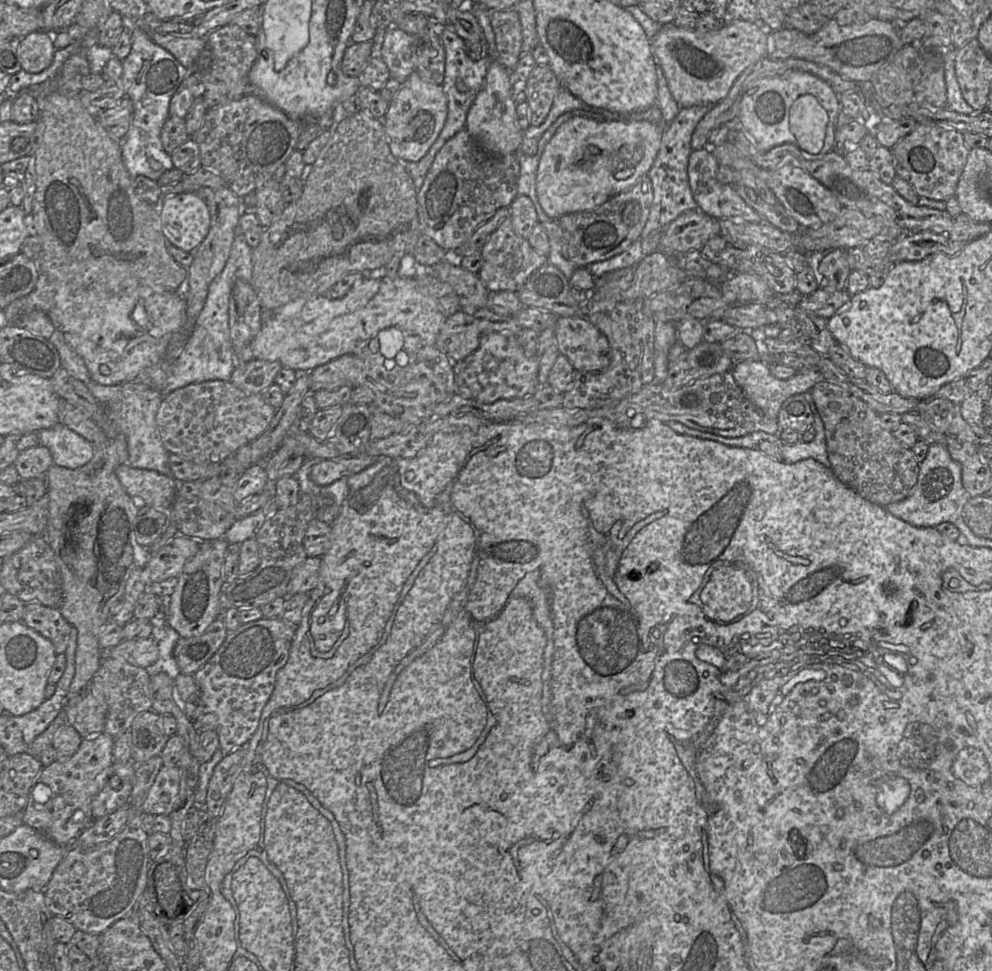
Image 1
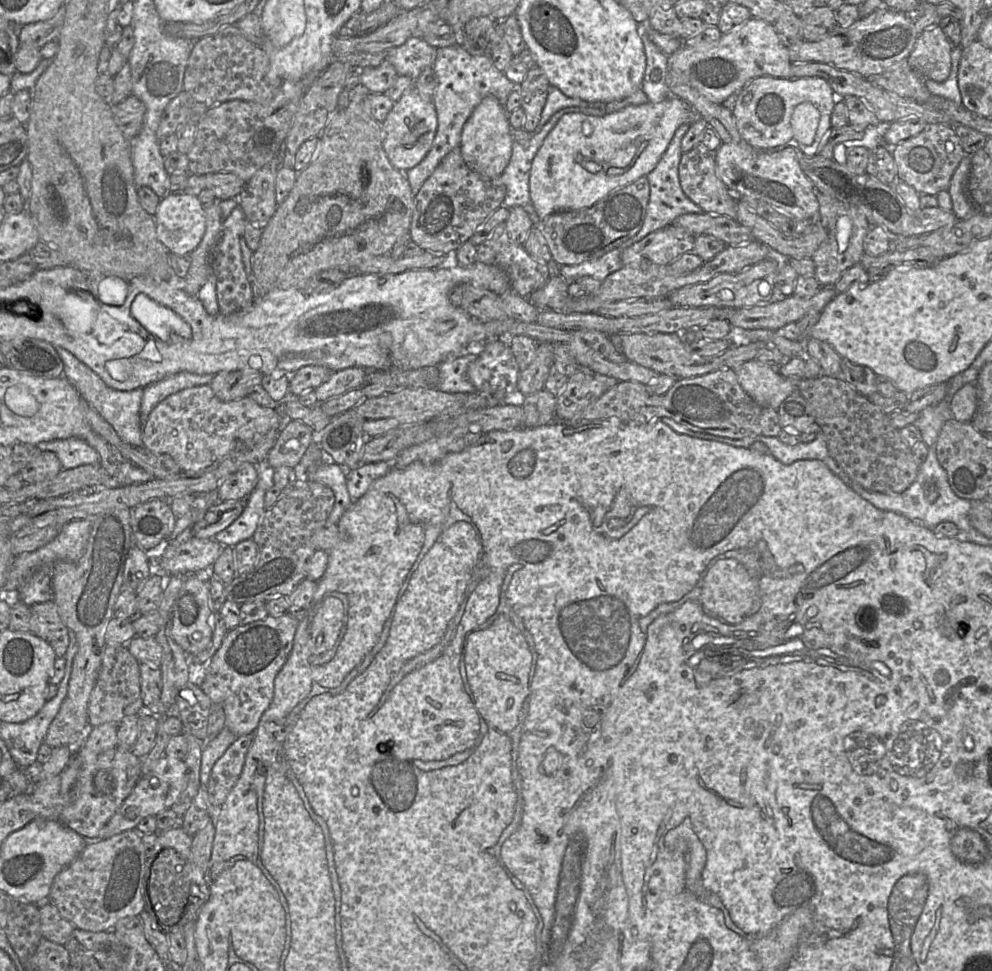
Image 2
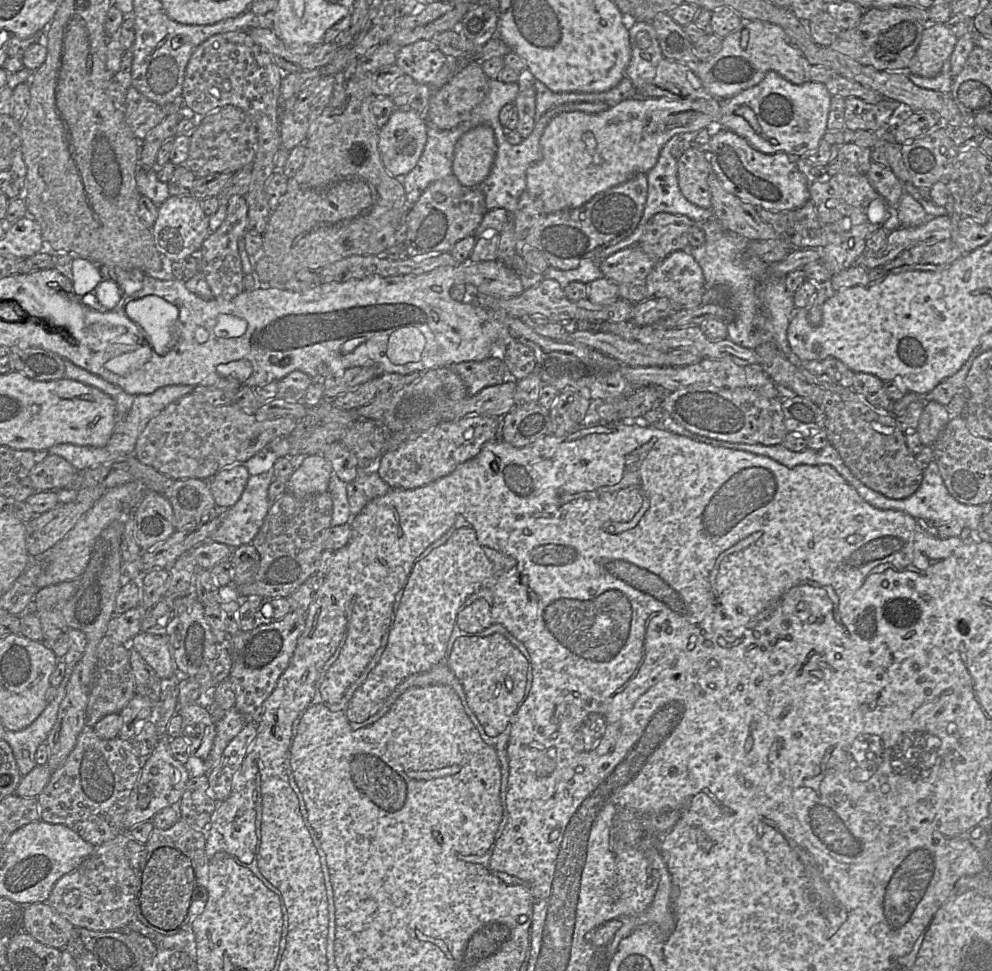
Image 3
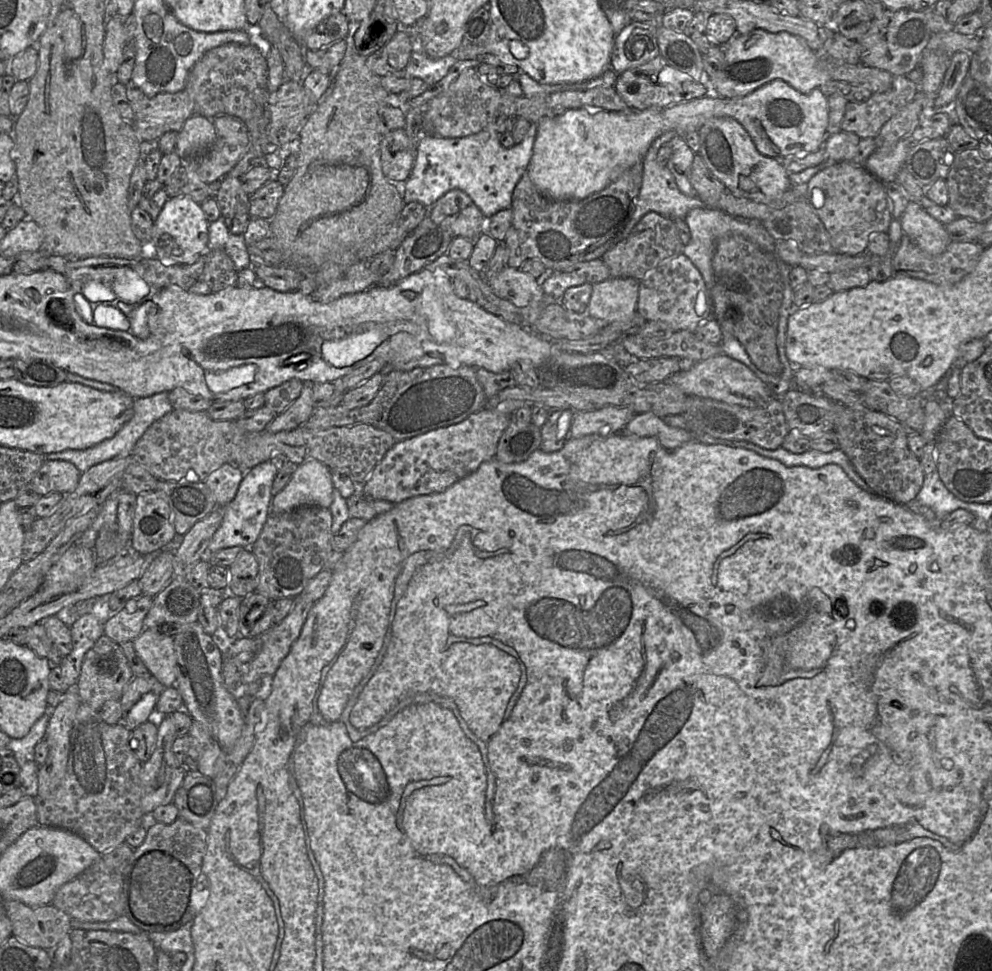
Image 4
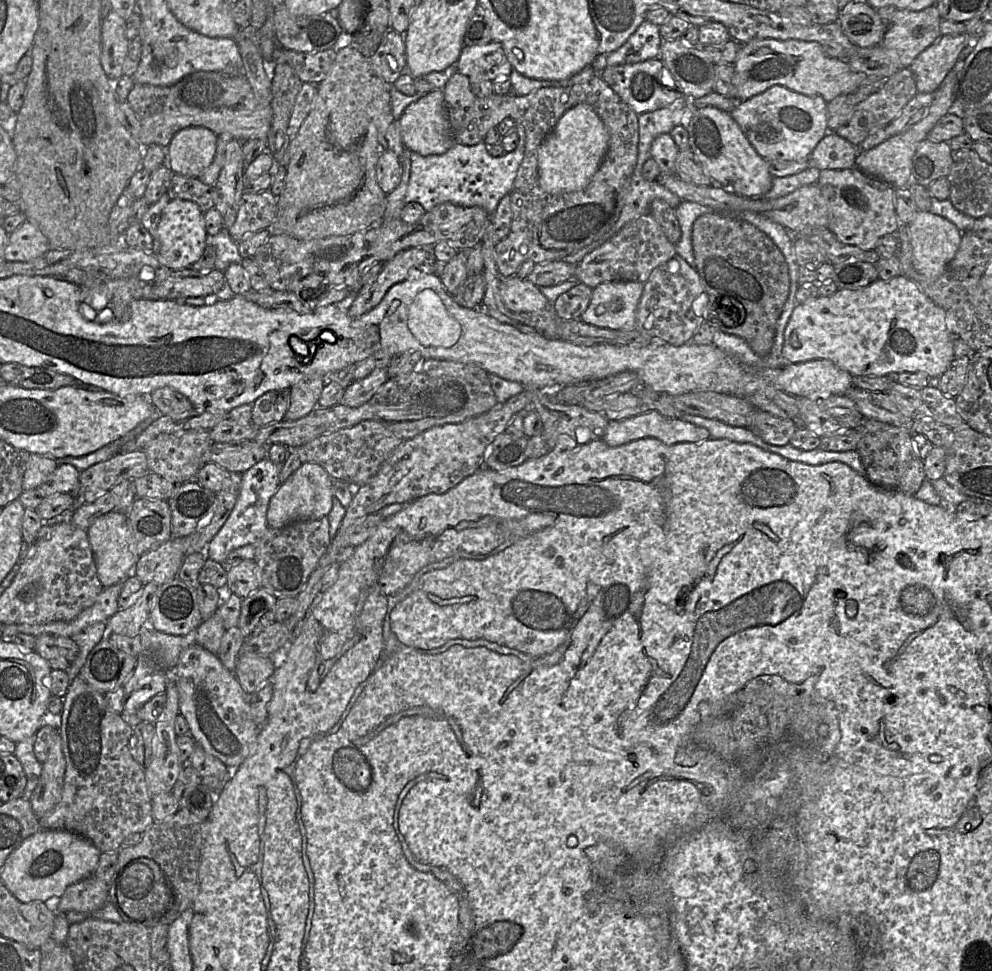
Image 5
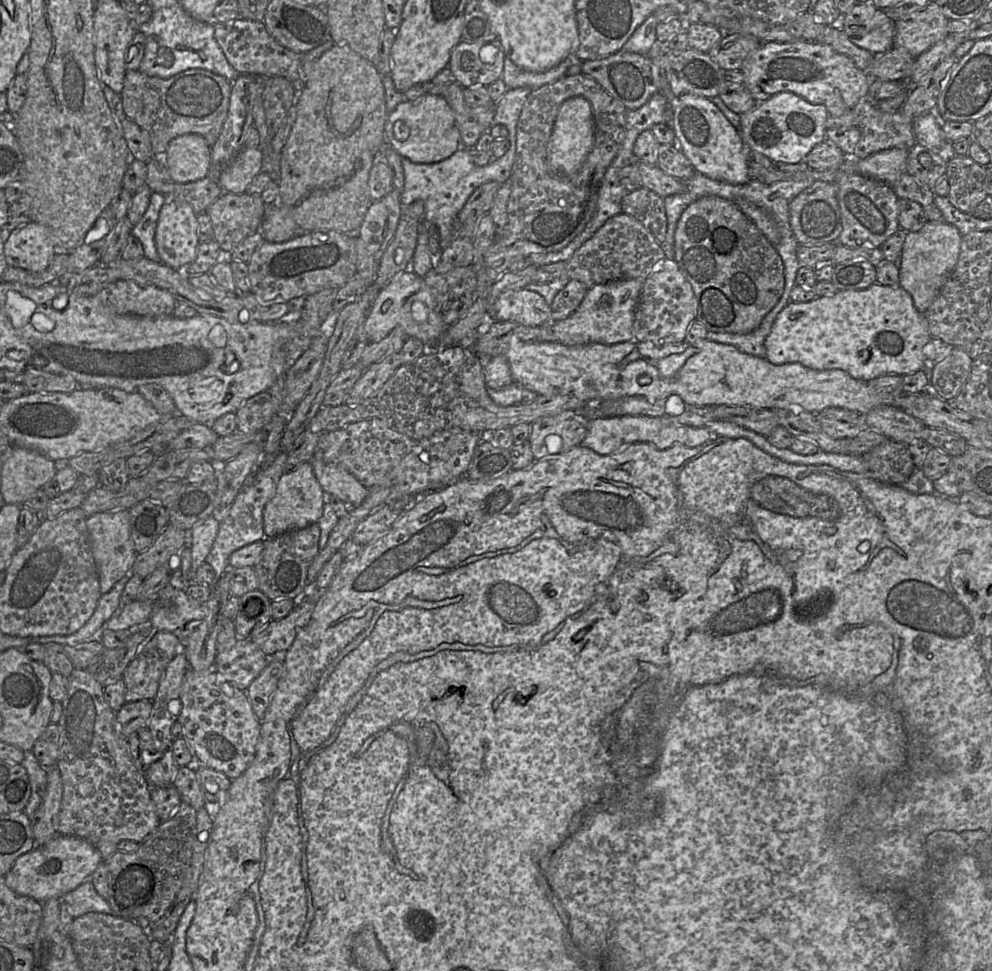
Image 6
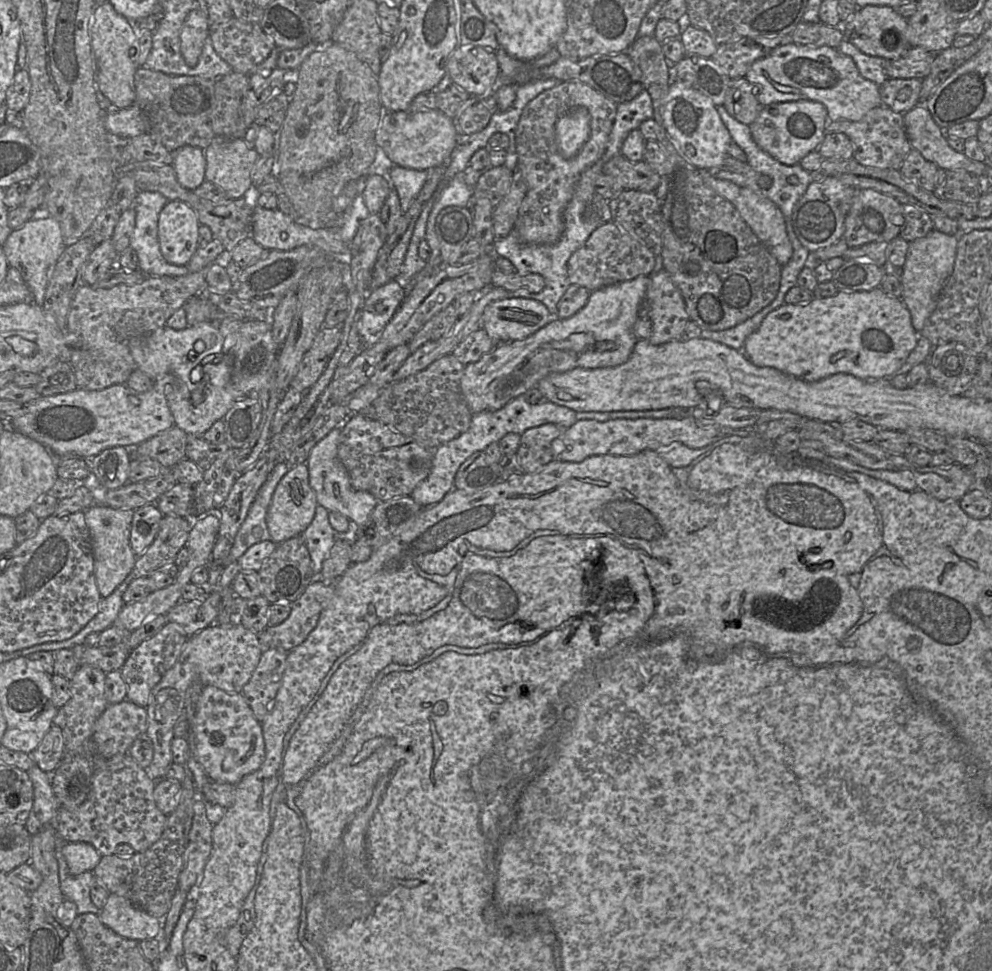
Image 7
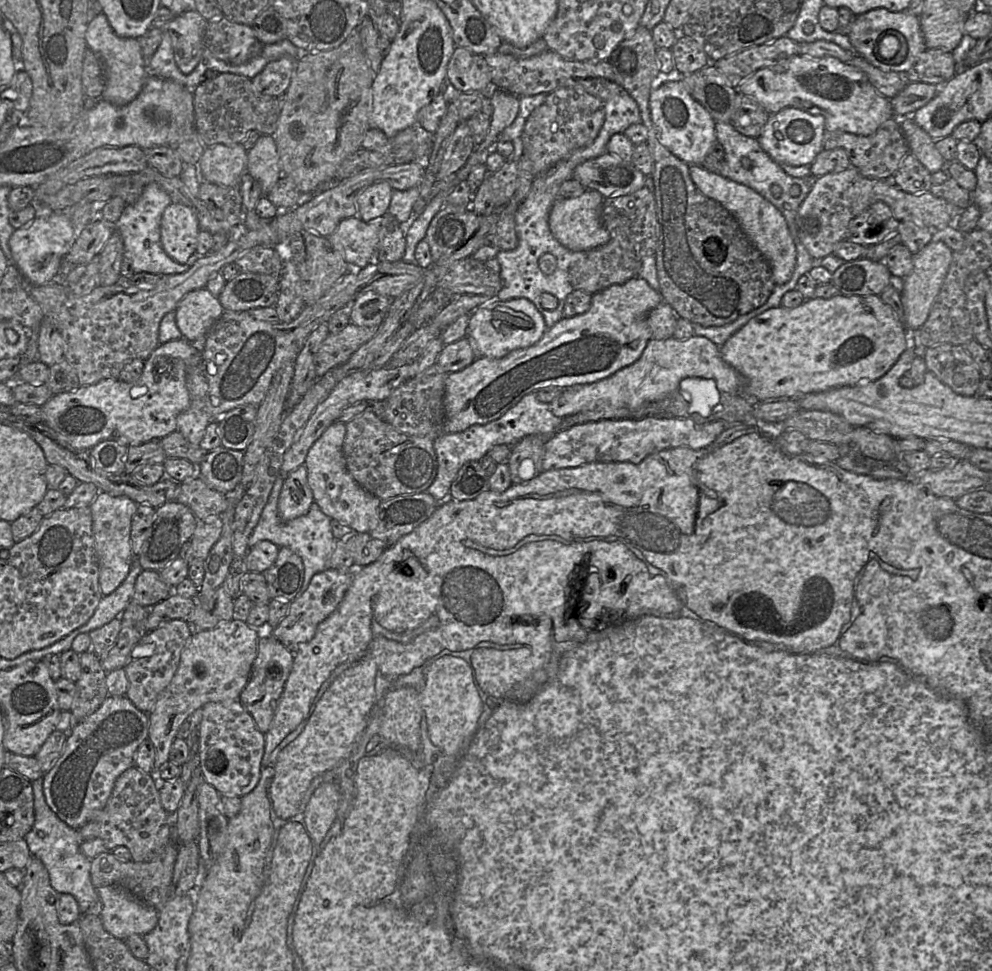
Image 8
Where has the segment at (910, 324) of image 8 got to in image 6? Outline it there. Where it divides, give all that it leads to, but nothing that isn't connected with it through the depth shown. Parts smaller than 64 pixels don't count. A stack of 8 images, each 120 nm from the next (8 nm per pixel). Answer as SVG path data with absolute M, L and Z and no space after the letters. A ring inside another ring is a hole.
M927 221L918 231L908 232L901 253L899 284L913 298L917 310L924 313L953 272L960 253L962 235L951 223Z

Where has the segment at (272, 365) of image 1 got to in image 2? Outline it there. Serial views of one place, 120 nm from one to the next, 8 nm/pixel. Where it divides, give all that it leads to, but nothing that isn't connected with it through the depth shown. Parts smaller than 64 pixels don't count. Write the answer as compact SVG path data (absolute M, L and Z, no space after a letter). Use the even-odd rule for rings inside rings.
M219 372L209 385L219 400L229 402L247 396L255 386L261 384L263 378L264 375L257 372Z

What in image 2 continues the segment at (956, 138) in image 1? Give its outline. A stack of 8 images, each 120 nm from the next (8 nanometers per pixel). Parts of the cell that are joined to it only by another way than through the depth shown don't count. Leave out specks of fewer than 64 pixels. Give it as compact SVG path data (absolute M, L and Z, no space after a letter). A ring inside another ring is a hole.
M929 123L922 132L893 147L897 179L913 187L918 193L935 196L940 191L948 190L954 172L966 155L955 131L945 124Z

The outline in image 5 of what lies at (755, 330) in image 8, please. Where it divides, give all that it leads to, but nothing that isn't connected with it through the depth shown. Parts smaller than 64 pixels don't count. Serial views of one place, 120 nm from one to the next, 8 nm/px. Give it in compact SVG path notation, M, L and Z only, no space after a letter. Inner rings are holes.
M900 274L889 280L877 279L865 287L837 290L831 296L818 296L798 304L794 308L784 331L782 356L784 358L784 364L802 363L816 359L830 360L852 376L893 376L901 372L925 372L929 377L940 377L955 359L953 350L953 341L955 338L959 337L947 328L945 310L936 305L919 288L915 281Z

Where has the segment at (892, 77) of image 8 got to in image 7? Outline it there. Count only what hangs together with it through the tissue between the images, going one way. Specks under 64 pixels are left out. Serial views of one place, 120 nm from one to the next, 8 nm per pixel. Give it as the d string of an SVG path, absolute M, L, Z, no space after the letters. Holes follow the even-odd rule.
M844 39L836 49L853 60L859 74L864 79L877 86L882 85L889 79L887 77L887 69L890 63L889 60L868 56Z

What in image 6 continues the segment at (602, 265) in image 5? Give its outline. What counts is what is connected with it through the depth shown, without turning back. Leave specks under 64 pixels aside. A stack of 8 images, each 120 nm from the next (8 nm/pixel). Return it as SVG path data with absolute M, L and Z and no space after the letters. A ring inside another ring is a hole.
M620 213L609 218L606 223L578 248L568 261L540 266L534 283L546 284L567 277L586 285L588 289L608 282L645 278L665 258L662 245L654 235L638 220Z

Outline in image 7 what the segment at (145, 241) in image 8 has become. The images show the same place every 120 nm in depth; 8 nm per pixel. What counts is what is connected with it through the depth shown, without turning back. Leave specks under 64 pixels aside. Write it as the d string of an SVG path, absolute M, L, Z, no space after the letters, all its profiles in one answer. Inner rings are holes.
M138 191L133 208L135 227L130 247L138 256L138 269L147 276L179 276L189 272L187 265L174 265L163 257L158 240L158 219L169 200L156 191Z

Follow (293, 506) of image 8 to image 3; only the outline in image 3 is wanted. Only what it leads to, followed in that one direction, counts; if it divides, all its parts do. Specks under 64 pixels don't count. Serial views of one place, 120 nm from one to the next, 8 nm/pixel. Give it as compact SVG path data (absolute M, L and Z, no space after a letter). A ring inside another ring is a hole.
M323 455L306 456L290 475L285 492L293 495L327 492L331 474L331 463Z

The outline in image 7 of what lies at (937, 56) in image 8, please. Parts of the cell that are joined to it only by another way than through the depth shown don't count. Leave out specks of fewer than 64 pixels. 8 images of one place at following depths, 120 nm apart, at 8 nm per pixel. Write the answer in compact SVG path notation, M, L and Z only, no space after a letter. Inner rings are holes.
M921 47L911 48L903 57L890 61L887 77L922 80L930 73L935 54Z

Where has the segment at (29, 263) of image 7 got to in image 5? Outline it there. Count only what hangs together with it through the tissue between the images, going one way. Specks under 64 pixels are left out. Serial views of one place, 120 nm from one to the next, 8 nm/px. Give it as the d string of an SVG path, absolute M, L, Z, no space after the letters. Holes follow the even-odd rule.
M28 219L8 236L4 258L11 262L27 262L49 251L49 242L40 229Z

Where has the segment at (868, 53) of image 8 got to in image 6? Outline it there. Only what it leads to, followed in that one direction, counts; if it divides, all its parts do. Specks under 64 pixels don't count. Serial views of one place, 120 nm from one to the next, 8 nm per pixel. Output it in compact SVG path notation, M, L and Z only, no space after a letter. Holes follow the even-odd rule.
M856 2L852 9L841 17L838 27L852 44L873 55L885 53L893 47L895 21L871 3Z

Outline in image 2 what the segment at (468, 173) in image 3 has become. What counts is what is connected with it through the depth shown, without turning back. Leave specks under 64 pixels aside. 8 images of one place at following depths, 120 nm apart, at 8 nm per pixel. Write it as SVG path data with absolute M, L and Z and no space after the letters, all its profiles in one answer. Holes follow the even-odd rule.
M488 95L473 110L463 127L459 146L461 156L470 170L484 178L498 178L511 158L514 130L510 126L508 114L495 96Z

